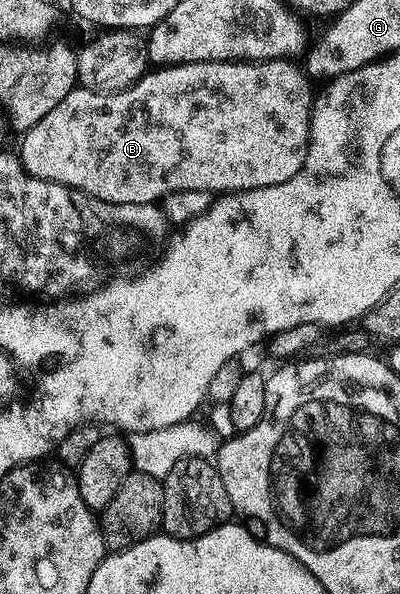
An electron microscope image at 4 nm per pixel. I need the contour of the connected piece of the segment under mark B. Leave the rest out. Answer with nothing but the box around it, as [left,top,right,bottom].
[20,58,316,204]

